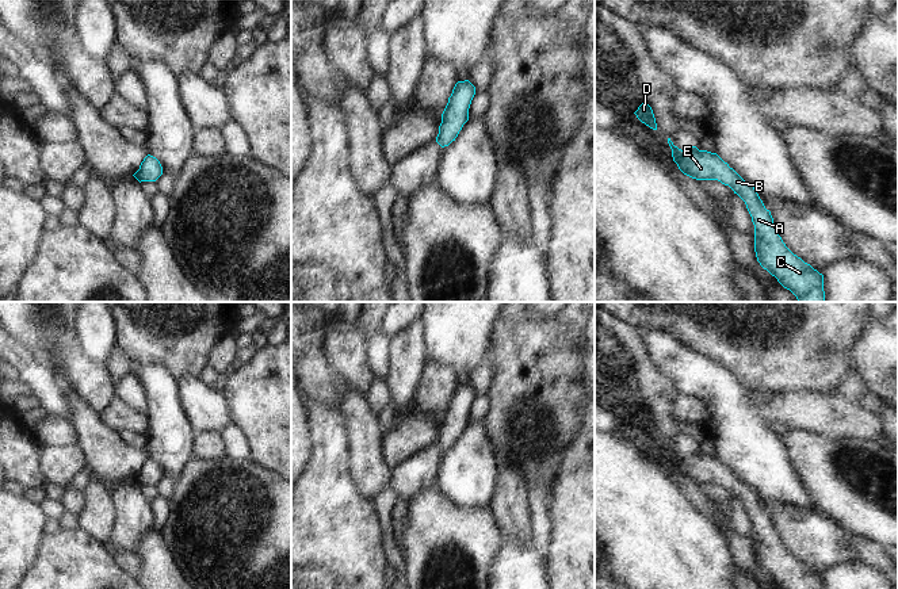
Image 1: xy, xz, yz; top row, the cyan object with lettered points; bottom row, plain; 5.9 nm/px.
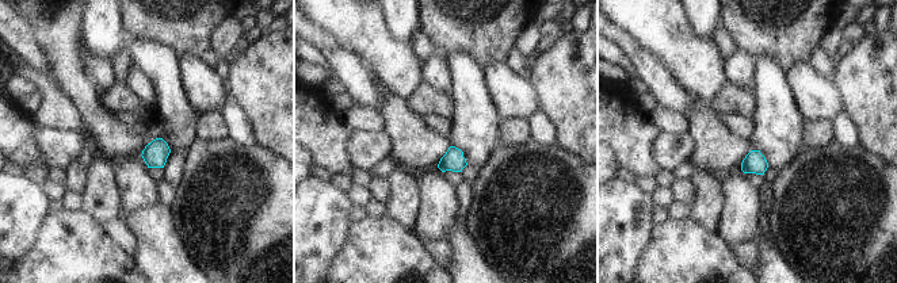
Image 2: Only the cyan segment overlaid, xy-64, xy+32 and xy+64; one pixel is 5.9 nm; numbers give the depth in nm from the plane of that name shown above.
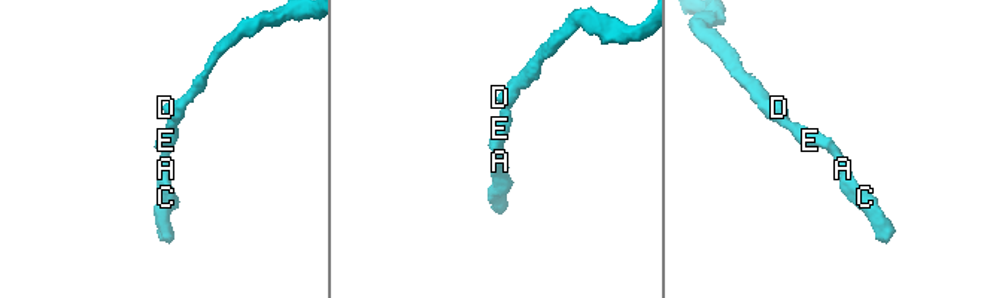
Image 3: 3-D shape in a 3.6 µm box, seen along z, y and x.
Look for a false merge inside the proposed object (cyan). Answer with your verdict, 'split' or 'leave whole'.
leave whole

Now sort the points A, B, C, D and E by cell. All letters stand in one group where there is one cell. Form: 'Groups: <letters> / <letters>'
Groups: A B C D E.

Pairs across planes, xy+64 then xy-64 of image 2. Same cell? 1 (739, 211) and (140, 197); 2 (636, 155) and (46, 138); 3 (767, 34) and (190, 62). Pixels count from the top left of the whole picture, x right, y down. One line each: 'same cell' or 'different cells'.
1: same cell
2: different cells
3: different cells

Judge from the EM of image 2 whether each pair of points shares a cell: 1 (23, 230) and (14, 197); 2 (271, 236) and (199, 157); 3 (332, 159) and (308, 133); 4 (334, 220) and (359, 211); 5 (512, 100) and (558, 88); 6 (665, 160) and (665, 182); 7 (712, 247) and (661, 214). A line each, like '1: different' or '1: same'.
1: same
2: same
3: same
4: different
5: different
6: different
7: different

